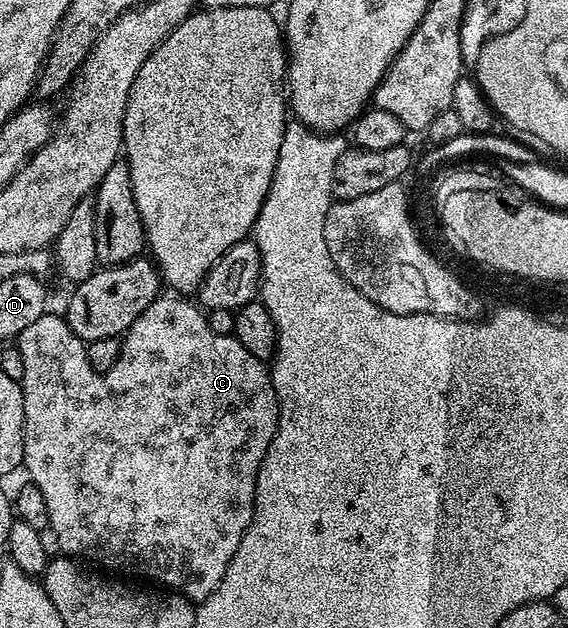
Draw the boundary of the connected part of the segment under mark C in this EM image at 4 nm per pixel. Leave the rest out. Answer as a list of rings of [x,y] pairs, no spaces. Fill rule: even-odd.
[[[159,294],[148,310],[132,322],[120,341],[119,358],[115,365],[107,372],[97,372],[86,353],[87,341],[72,334],[63,318],[48,315],[36,318],[32,326],[27,326],[16,337],[20,358],[24,358],[24,378],[20,381],[24,394],[24,472],[30,475],[27,476],[29,483],[35,484],[40,494],[44,494],[50,519],[49,531],[54,532],[62,547],[59,549],[65,555],[89,562],[110,574],[135,572],[138,576],[159,580],[163,589],[173,590],[191,602],[201,602],[212,594],[212,590],[216,590],[216,586],[220,586],[224,570],[228,570],[236,554],[236,546],[240,546],[240,538],[244,538],[252,522],[256,478],[262,471],[272,438],[278,432],[278,389],[270,377],[270,368],[263,361],[248,354],[234,335],[213,332],[206,321],[206,312],[193,299],[182,294]]]

